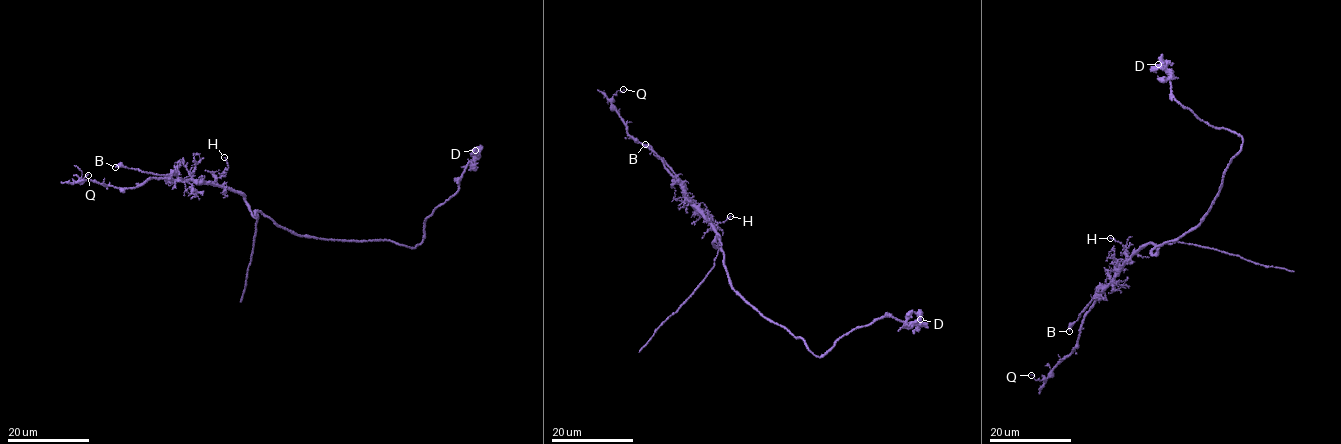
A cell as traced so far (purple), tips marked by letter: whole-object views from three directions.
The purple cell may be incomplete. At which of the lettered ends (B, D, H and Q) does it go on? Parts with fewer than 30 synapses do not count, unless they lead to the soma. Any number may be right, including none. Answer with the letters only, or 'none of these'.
none of these

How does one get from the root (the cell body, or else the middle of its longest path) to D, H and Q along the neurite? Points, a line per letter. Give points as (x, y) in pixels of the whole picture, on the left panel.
D: (278, 225), (299, 236), (412, 248), (422, 240), (426, 219), (457, 192), (464, 169), (478, 156), (475, 150)
H: (278, 225), (259, 211), (254, 216), (243, 194), (217, 183), (216, 177), (227, 170), (224, 157)
Q: (278, 225), (259, 211), (254, 216), (239, 191), (216, 183), (155, 177), (123, 188), (80, 181), (88, 175)

